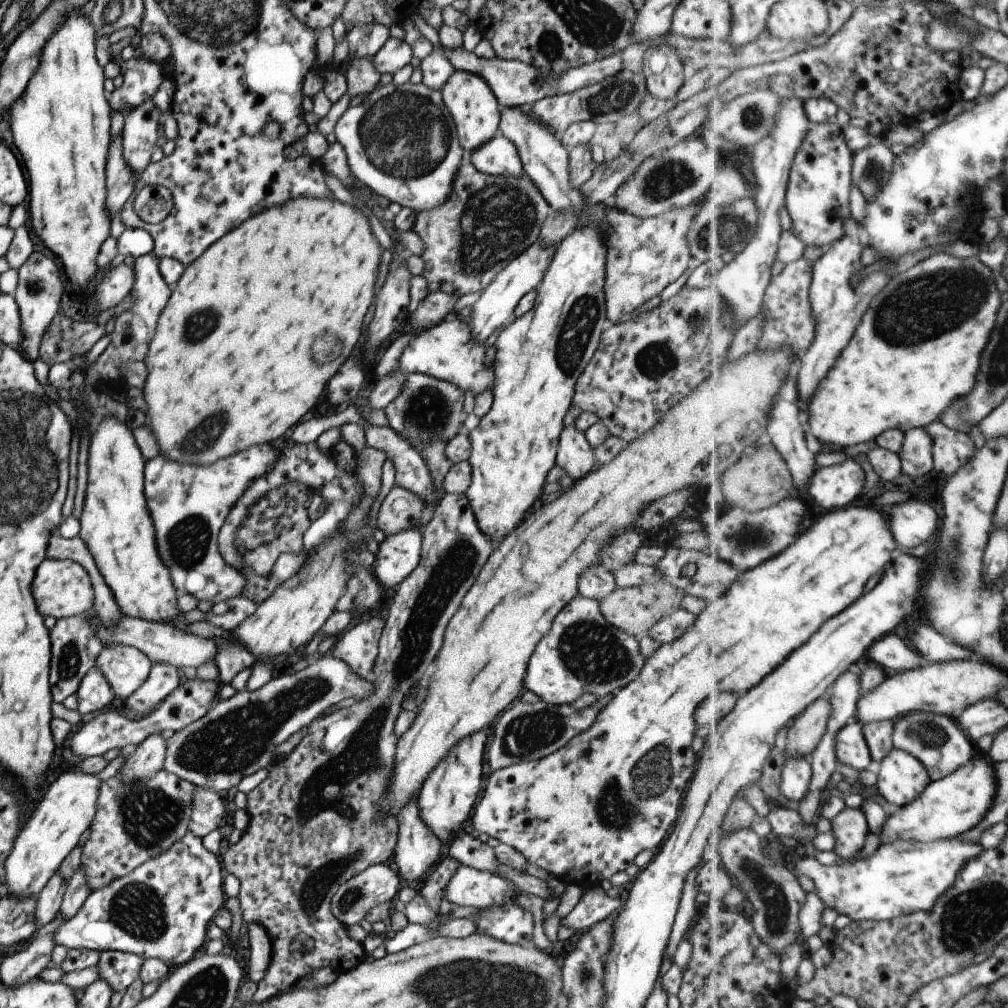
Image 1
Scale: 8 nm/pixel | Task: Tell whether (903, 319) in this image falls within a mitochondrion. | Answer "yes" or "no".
yes

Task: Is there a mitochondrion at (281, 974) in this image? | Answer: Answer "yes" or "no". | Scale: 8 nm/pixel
no

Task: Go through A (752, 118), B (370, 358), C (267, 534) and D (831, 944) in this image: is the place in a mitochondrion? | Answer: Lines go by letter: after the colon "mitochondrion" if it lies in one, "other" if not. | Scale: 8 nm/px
A: mitochondrion
B: other
C: mitochondrion
D: other

